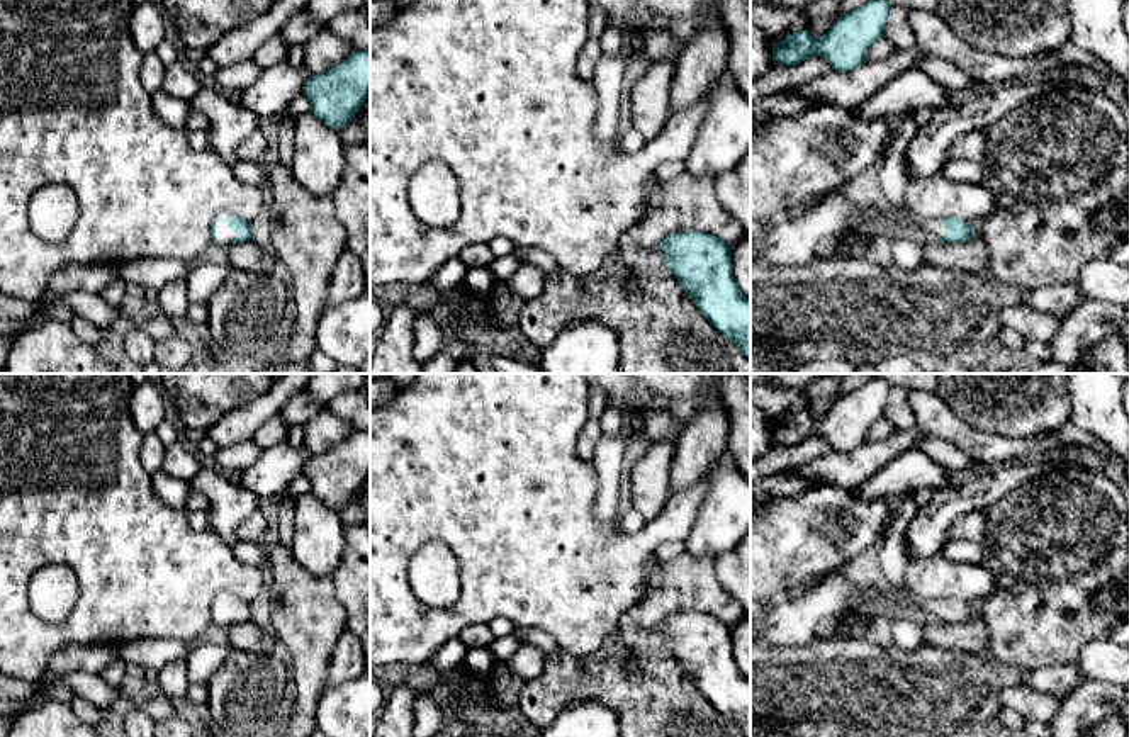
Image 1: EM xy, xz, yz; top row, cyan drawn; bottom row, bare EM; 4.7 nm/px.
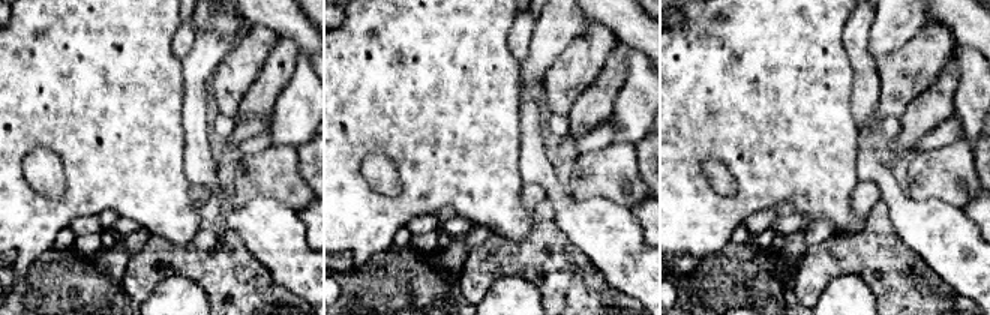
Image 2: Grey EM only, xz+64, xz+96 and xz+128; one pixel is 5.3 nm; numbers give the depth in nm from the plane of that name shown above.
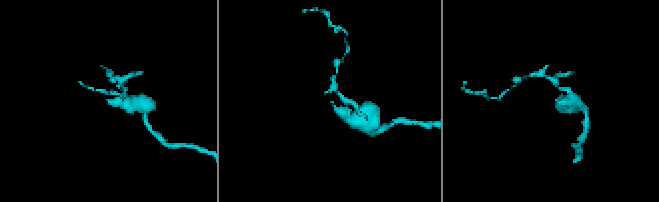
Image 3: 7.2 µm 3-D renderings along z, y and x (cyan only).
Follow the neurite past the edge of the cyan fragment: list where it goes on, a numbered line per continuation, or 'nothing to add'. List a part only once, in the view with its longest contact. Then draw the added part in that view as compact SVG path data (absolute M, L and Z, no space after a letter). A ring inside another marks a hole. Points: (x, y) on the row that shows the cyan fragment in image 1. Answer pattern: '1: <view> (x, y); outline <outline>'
1: xy (224, 235); outline M221 214L216 222L216 241L221 245L231 245L231 241L236 238L236 233L227 226L229 214Z

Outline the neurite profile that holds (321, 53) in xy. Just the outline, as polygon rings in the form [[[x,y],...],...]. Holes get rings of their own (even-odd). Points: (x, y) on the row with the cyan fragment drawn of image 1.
[[[323,27],[312,39],[304,44],[304,65],[314,75],[326,73],[341,65],[355,49]]]

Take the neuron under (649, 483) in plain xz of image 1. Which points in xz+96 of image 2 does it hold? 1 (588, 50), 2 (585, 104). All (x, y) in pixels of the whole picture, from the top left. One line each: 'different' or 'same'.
1: same
2: different

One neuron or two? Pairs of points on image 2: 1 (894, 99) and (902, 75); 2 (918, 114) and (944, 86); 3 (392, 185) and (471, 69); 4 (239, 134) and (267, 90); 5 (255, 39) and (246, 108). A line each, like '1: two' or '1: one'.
1: one
2: one
3: two
4: two
5: two

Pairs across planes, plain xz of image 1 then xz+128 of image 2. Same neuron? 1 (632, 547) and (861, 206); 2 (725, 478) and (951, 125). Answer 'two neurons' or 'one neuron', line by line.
1: two neurons
2: two neurons

